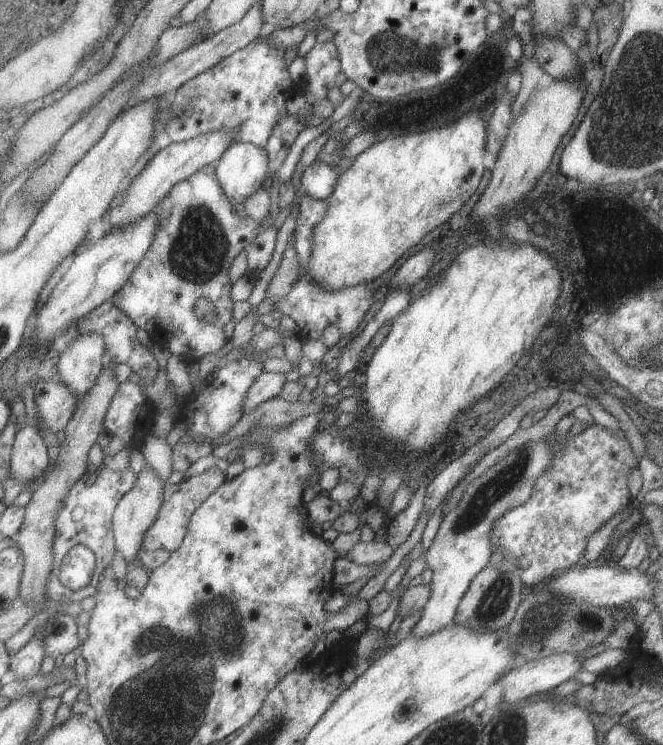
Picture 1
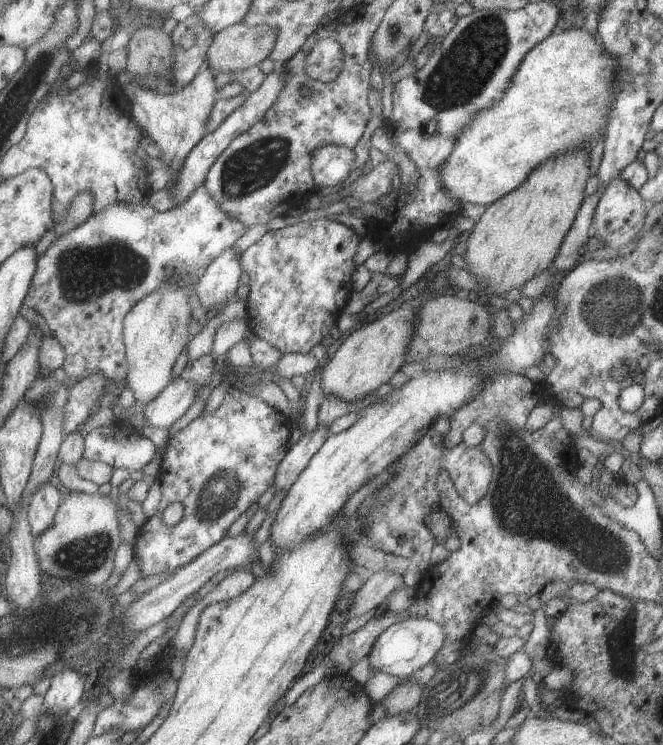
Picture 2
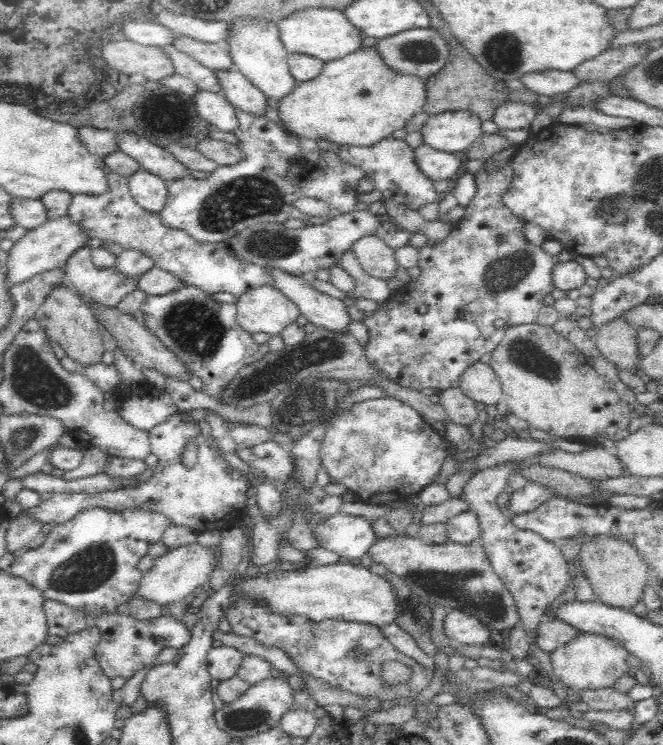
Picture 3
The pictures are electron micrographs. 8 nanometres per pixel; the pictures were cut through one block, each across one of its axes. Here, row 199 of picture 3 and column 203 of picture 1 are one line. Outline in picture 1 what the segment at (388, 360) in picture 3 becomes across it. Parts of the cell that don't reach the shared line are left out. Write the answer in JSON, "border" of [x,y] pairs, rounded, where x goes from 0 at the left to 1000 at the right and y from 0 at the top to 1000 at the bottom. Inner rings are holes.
{"border":[[[318,628],[318,631],[312,631],[312,634],[306,634],[300,639],[276,643],[265,651],[252,646],[249,671],[243,681],[243,687],[231,706],[225,709],[219,725],[213,730],[213,738],[216,741],[231,741],[241,737],[255,741],[270,738],[281,723],[282,714],[285,714],[288,695],[306,679],[306,675],[327,660],[327,655],[339,650],[339,644],[342,644],[342,639],[333,628]]]}

